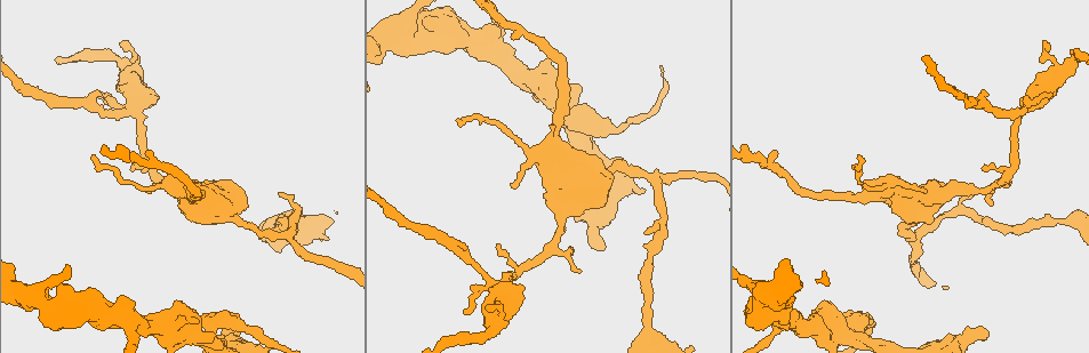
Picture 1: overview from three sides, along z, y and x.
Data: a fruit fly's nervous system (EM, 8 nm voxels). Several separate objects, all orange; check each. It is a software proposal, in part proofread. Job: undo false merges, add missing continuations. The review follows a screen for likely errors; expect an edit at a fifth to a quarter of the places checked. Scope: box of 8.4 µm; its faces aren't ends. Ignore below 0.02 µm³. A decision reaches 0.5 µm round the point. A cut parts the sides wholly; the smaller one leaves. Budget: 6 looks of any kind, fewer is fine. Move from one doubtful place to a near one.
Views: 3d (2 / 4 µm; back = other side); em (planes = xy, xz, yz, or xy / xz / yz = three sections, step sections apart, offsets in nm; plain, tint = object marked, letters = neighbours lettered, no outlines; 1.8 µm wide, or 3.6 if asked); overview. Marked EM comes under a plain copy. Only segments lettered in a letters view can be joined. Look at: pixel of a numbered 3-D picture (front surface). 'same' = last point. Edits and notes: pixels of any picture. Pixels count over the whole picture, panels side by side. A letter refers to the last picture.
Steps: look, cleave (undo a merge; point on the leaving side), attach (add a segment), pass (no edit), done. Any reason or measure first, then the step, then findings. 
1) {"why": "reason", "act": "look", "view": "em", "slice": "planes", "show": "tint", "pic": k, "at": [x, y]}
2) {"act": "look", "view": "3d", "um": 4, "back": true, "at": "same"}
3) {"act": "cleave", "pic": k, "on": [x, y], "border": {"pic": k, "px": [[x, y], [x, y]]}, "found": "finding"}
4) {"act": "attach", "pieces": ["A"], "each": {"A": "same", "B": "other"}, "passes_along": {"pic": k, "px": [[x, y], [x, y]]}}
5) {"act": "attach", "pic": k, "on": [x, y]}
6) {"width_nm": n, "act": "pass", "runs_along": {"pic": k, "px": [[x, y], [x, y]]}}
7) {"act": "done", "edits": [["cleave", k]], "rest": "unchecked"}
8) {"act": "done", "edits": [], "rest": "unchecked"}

{"act": "look", "view": "em", "slice": "planes", "show": "letters", "pic": 1, "at": [535, 152]}

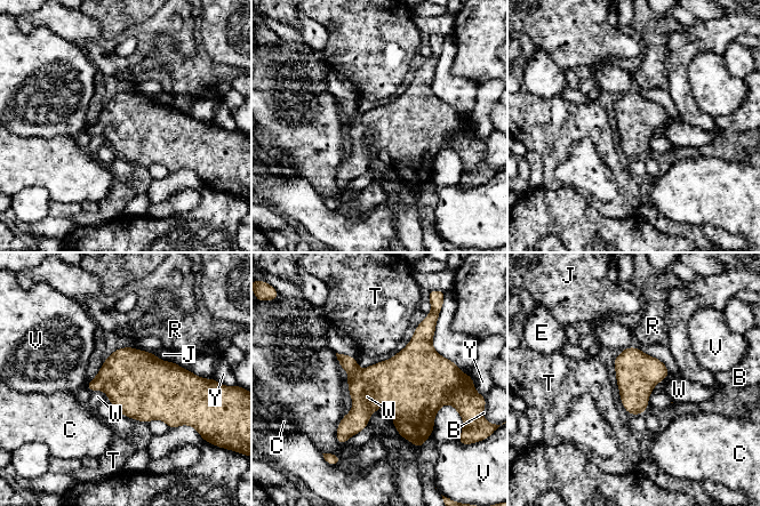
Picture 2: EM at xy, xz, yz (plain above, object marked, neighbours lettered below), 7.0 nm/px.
{"act": "pass", "each": {"B": "other", "C": "other", "E": "other", "J": "other", "R": "other", "T": "other", "V": "other", "W": "other", "Y": "other"}, "border": {"pic": 2, "px": [[92, 391], [101, 390], [109, 400]]}, "found": "one cell here"}

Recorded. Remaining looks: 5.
{"why": "calibre changes", "act": "look", "view": "3d", "um": 4, "pic": 1, "at": [655, 338]}

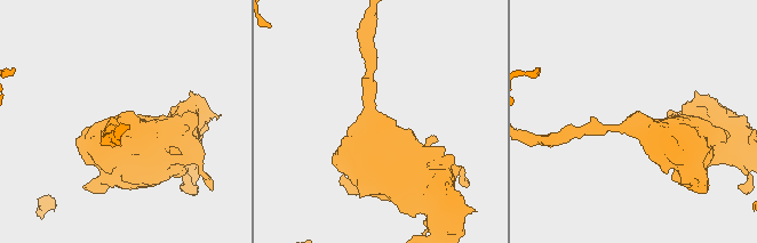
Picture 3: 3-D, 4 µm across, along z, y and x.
{"why": "shape alone is not enough", "act": "look", "view": "em", "slice": "yz", "step": 8, "show": "tint", "pic": 3, "at": [638, 124]}

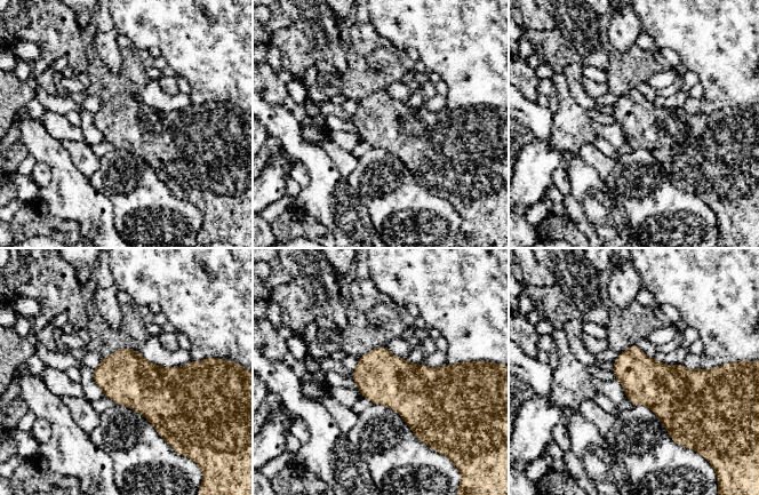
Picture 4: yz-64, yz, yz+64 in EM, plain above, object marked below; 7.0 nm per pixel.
{"act": "look", "view": "em", "slice": "planes", "show": "letters", "at": "same"}

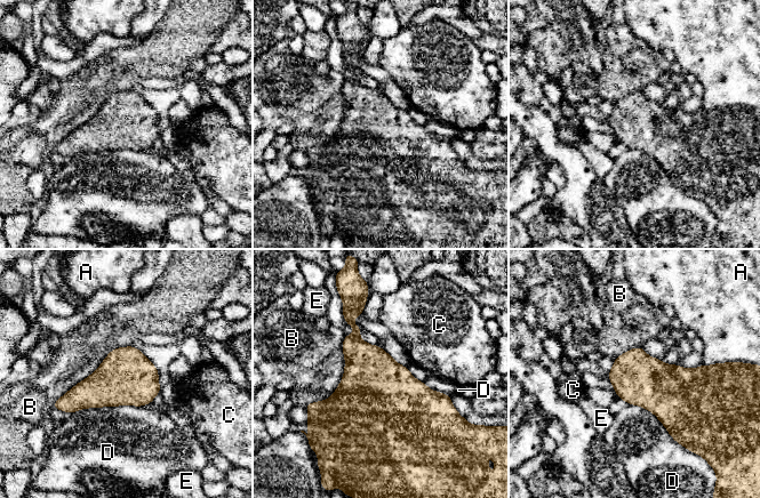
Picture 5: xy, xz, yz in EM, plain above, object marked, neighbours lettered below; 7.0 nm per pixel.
{"width_nm": 360, "act": "pass", "each": {"A": "other", "B": "other", "C": "other", "D": "other", "E": "other"}, "found": "all the same cell"}

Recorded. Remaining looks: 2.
{"act": "done", "edits": [], "rest": "unchecked"}

